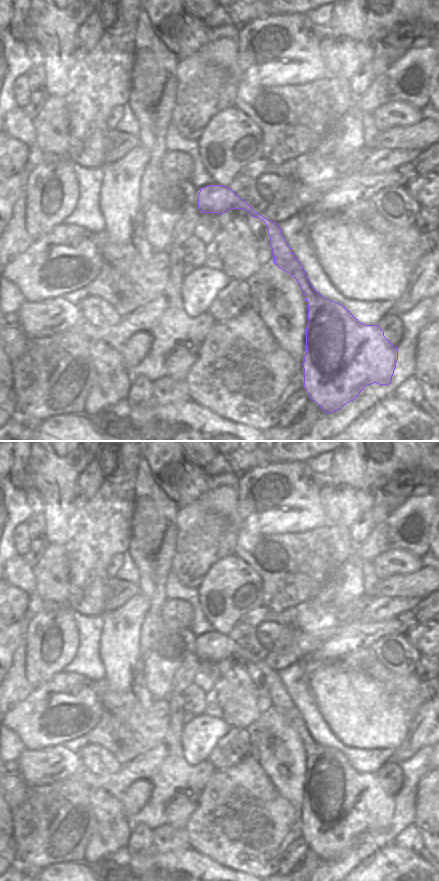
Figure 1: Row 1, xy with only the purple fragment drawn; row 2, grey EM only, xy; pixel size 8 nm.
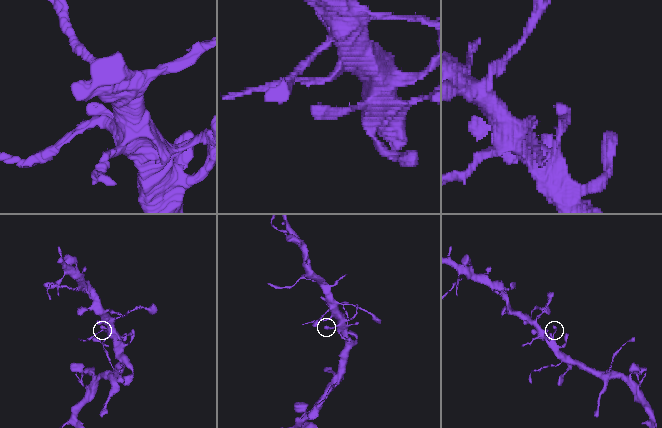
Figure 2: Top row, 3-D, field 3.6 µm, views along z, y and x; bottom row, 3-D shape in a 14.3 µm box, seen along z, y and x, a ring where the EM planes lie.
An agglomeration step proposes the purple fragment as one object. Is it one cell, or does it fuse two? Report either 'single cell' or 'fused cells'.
single cell

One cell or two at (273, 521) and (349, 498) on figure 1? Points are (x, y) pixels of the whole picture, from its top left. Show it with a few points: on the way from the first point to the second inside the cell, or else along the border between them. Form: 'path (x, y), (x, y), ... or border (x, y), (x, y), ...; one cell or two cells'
border (323, 482), (323, 501), (331, 517), (339, 525); two cells

